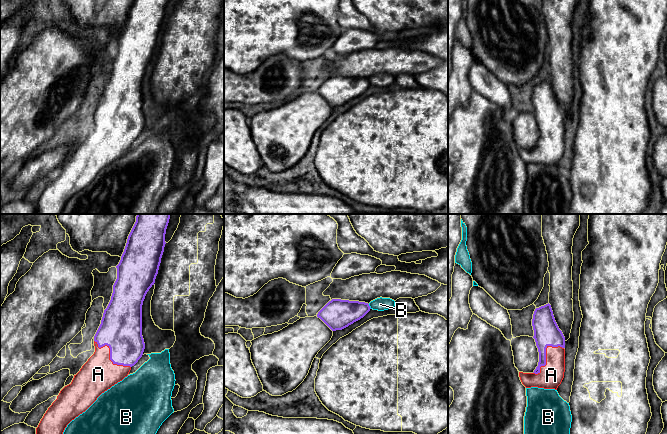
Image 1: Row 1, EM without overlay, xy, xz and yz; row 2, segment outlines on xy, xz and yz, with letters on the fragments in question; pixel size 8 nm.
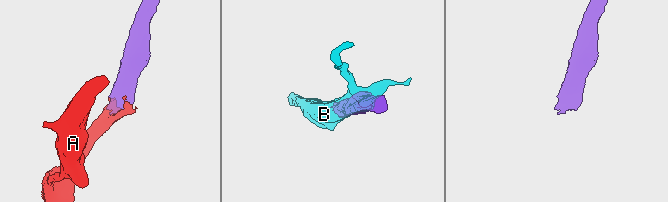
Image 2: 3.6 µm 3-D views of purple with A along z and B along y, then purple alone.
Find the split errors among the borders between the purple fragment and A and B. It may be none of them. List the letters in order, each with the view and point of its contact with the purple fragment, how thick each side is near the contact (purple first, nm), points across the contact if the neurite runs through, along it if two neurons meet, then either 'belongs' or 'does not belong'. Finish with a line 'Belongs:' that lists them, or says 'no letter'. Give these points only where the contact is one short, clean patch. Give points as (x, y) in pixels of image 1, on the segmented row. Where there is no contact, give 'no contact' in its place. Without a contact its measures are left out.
A: meets purple in xy at (110, 355); 340 nm thick on the purple side, 280 nm on the other; runs through xy (121, 326), (118, 347), (110, 355), (110, 362), (98, 374); belongs
B: meets purple in xz at (369, 306); 240 nm thick on the purple side, 110 nm on the other; does not belong
Belongs: A

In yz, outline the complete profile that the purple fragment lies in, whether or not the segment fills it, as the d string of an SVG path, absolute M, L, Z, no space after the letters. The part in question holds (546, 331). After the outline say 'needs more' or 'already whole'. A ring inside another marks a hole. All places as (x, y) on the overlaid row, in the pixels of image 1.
M549 303L535 309L532 326L539 362L533 373L519 372L520 380L526 388L557 390L565 372L565 337Z; needs more

